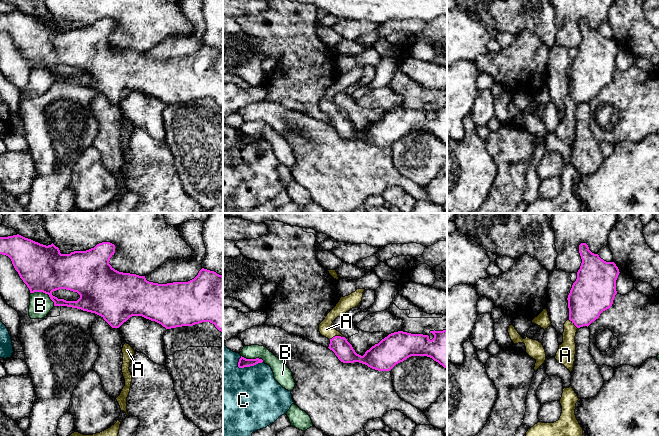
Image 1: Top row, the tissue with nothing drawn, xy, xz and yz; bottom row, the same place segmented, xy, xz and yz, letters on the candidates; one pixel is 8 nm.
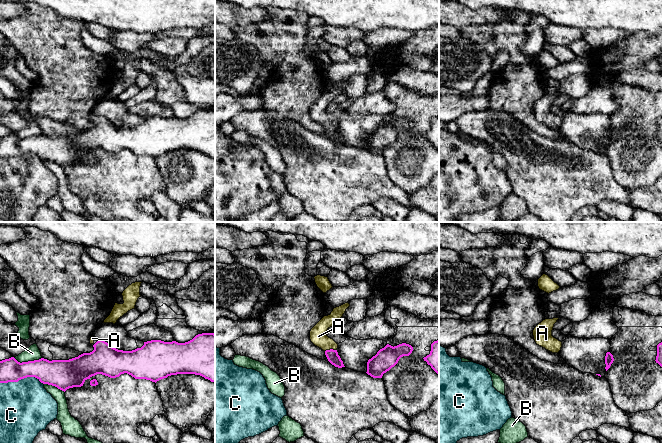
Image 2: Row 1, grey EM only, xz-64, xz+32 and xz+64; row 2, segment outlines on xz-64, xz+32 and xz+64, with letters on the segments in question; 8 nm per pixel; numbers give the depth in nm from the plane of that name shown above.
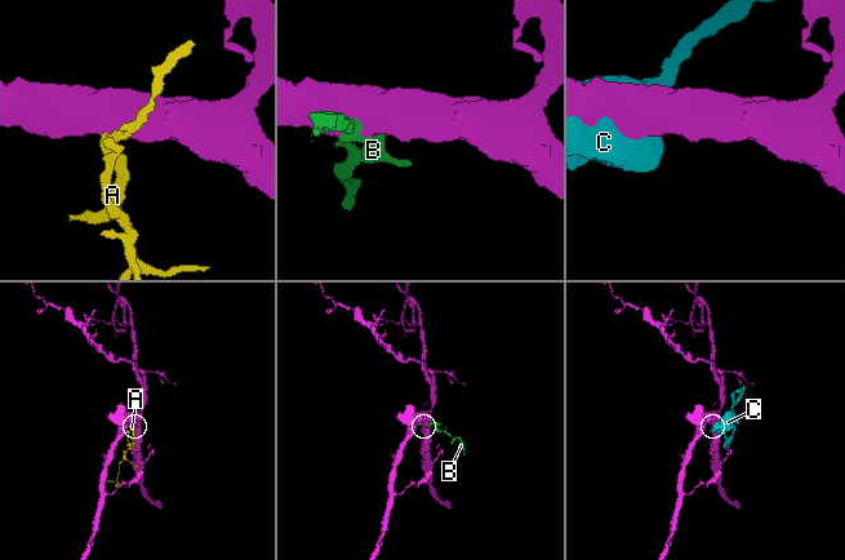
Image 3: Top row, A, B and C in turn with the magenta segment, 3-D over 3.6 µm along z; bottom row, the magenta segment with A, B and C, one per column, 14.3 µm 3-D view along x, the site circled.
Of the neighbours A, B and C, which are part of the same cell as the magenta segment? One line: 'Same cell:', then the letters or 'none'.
Same cell: A

